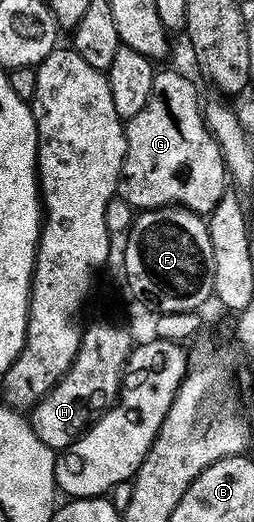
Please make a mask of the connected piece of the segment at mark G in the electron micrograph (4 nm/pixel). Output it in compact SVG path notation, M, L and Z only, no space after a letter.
M157 70L154 85L150 85L150 97L146 100L146 105L142 105L140 112L134 113L134 117L127 120L124 136L126 157L122 161L116 195L122 202L136 207L135 209L179 205L207 216L229 190L228 168L224 165L216 137L209 133L204 124L202 98L196 92L195 85L182 72Z

